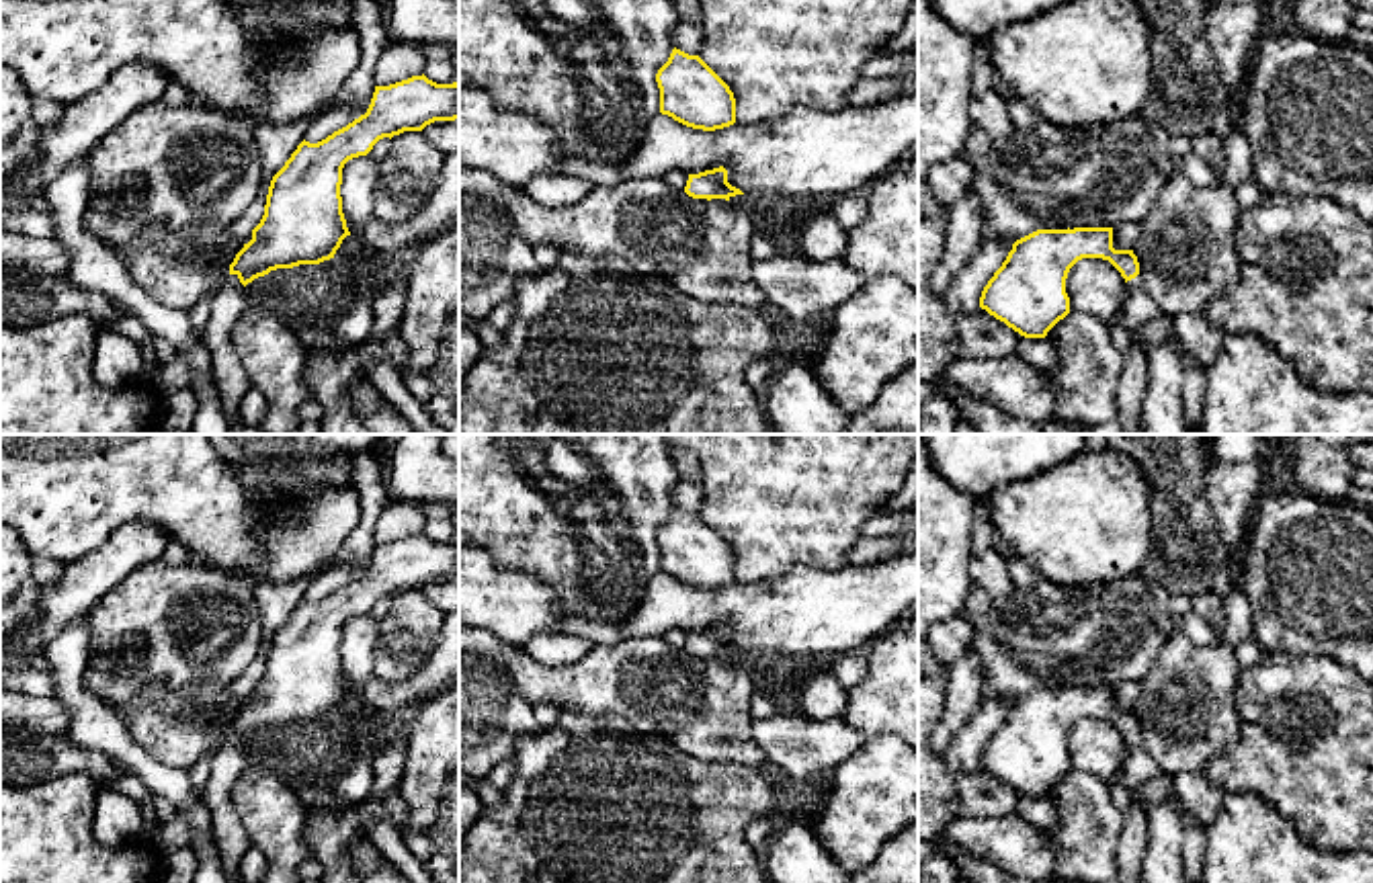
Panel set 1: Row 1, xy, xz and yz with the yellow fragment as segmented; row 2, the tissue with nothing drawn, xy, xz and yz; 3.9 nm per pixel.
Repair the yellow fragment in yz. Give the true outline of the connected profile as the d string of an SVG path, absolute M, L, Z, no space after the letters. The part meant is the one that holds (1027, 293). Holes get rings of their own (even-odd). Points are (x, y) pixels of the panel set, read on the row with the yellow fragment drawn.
M1113 227L1037 229L1012 244L980 307L1025 338L1045 338L1070 313L1066 279L1082 258L1109 260L1127 283L1121 324L1133 336L1162 311L1146 293L1133 250L1113 248Z

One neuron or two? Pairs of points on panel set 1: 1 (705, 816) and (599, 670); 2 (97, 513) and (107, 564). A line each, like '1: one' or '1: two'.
1: two
2: two

